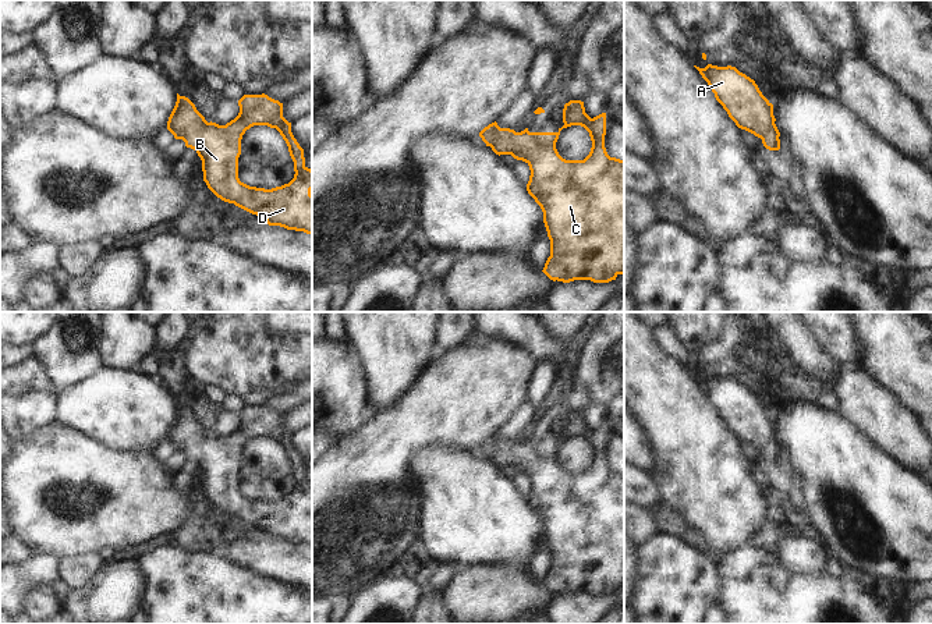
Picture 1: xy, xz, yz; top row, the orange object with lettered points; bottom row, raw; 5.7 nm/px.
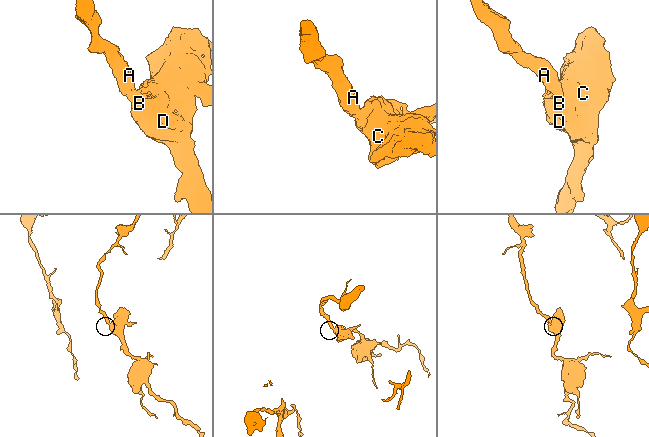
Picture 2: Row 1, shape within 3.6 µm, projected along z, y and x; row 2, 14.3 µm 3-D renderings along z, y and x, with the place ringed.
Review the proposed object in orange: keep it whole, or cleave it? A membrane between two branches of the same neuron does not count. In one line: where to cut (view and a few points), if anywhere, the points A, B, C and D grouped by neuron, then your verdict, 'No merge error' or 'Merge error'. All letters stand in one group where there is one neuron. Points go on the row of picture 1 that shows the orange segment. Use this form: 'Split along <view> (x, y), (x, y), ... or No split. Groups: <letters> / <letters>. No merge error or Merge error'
No split. Groups: A B C D. No merge error.

